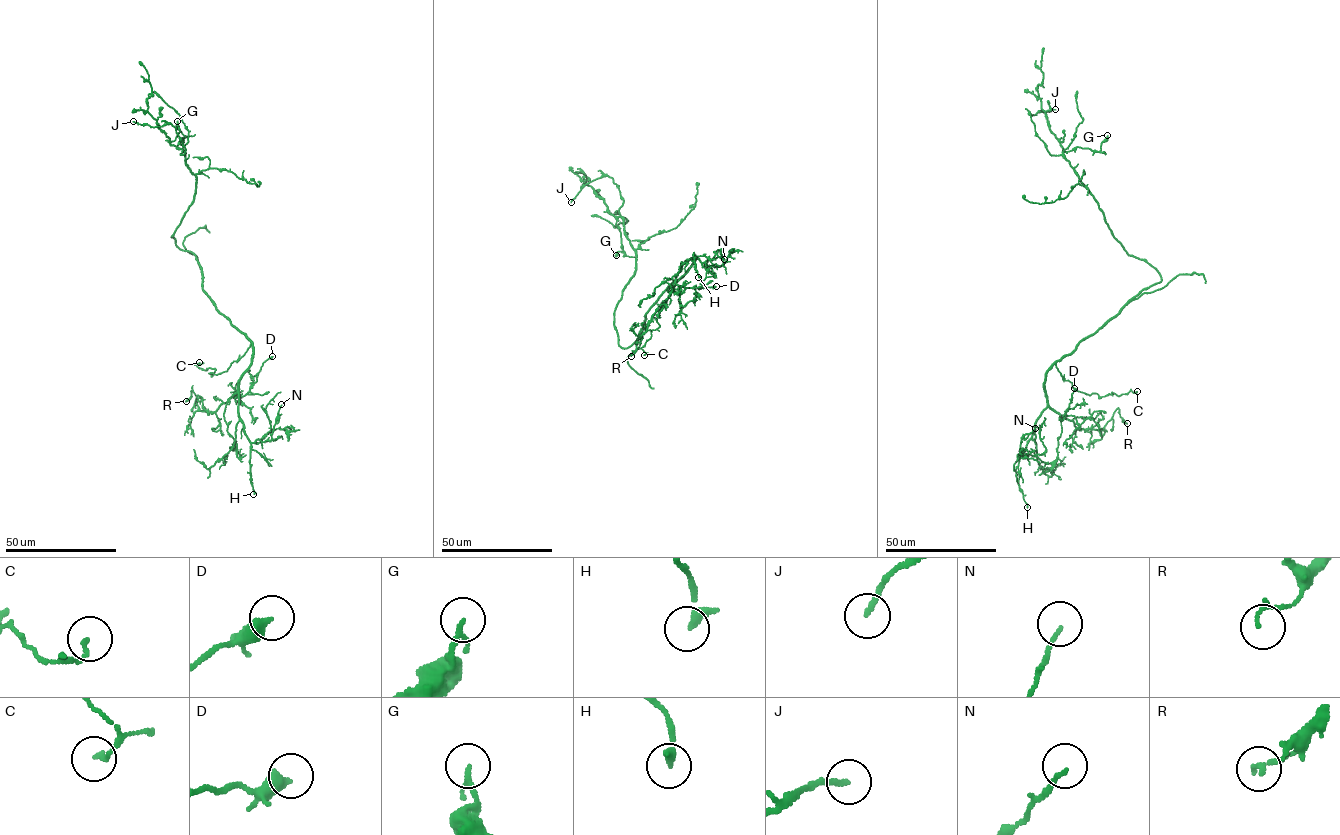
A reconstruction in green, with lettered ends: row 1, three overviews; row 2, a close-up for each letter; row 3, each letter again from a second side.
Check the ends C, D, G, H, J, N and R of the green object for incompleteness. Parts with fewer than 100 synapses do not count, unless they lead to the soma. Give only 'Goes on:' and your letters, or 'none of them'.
Goes on: none of them

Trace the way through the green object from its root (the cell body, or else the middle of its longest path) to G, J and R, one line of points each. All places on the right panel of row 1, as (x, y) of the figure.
G: (1151, 286), (1160, 281), (1159, 272), (1114, 237), (1063, 154), (1076, 147), (1099, 151), (1107, 135)
J: (1151, 286), (1160, 281), (1159, 272), (1128, 254), (1070, 163), (1050, 154), (1035, 133), (1030, 113), (1055, 109)
R: (1151, 286), (1056, 361), (1045, 382), (1047, 405), (1078, 428), (1101, 429), (1118, 408), (1127, 423)

